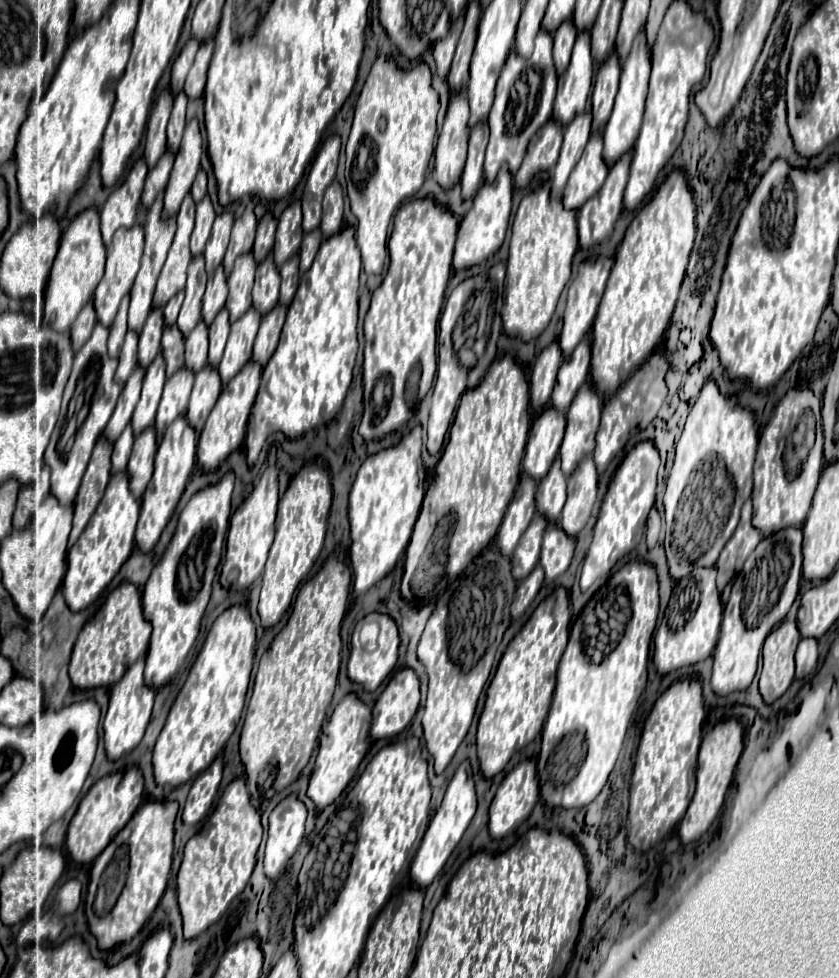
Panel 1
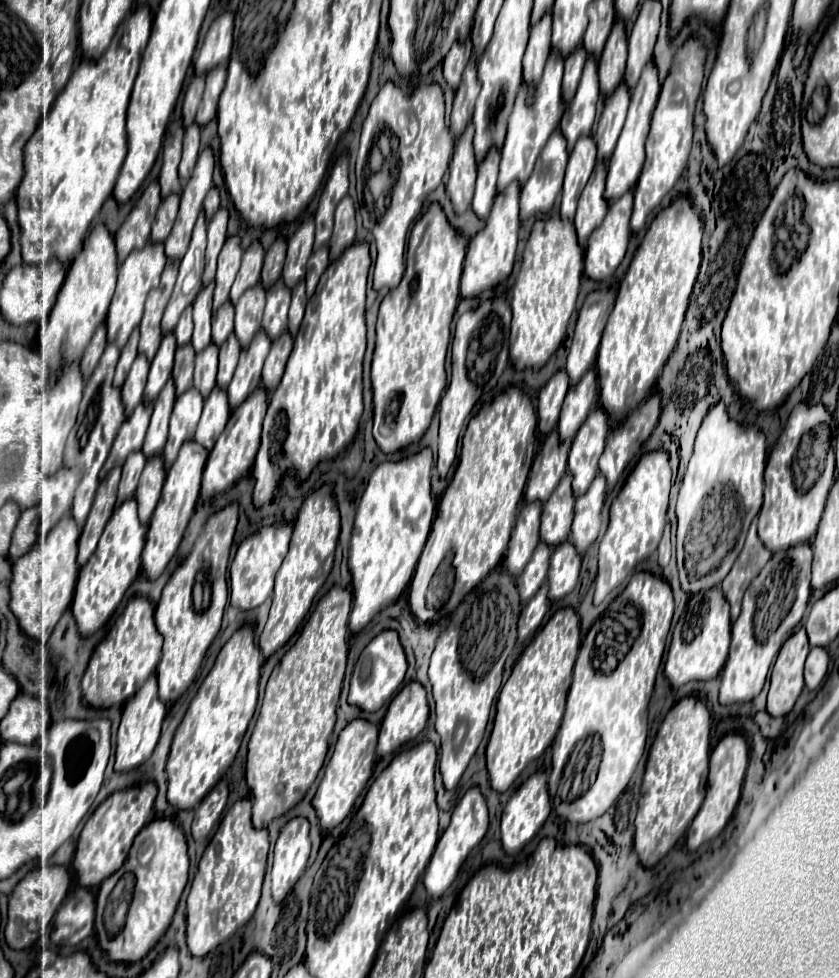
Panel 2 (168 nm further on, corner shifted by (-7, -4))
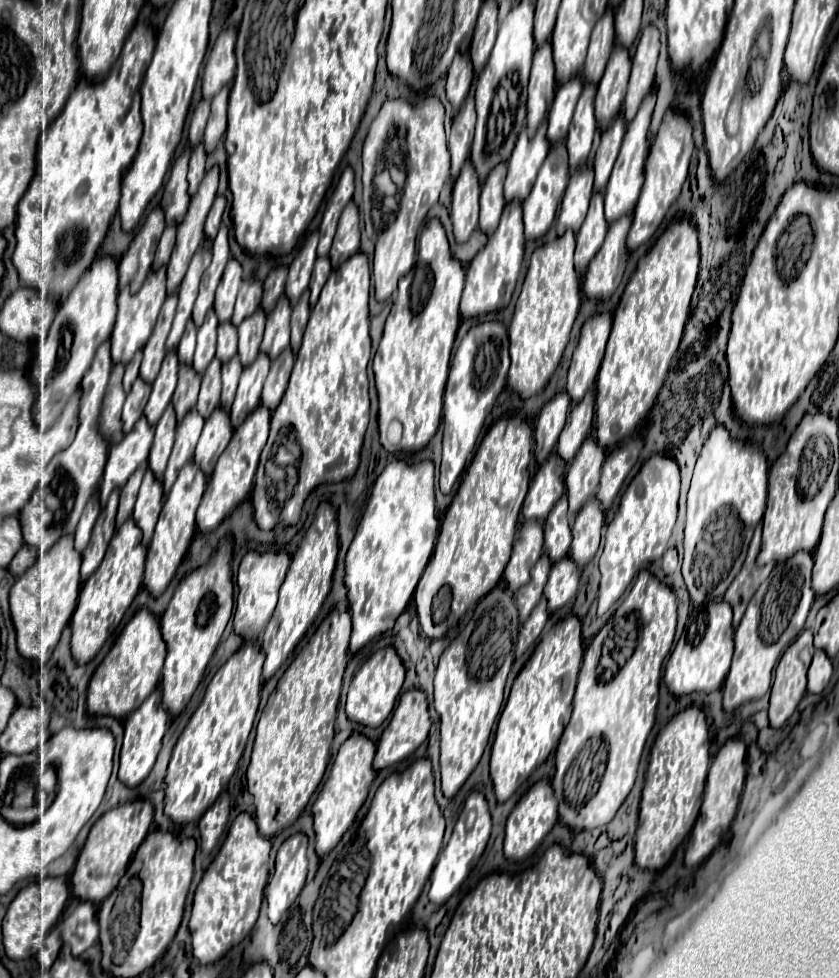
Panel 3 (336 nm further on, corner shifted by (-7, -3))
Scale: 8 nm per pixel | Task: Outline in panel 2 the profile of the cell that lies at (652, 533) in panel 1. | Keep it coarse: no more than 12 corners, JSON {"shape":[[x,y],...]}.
{"shape":[[666,524],[660,546],[658,564],[670,562],[670,524]]}

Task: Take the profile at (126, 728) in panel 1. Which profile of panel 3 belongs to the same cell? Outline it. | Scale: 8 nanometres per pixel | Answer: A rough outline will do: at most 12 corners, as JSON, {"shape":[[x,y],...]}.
{"shape":[[156,689],[124,721],[118,779],[148,777],[168,729]]}

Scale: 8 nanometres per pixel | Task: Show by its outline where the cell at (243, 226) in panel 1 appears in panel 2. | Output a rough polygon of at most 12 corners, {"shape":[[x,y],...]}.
{"shape":[[256,240],[244,256],[230,300],[260,280],[264,248]]}

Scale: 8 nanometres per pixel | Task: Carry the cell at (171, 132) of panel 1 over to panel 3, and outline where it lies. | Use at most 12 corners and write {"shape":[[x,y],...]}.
{"shape":[[198,145],[190,157],[188,193],[196,195],[206,175],[206,151]]}

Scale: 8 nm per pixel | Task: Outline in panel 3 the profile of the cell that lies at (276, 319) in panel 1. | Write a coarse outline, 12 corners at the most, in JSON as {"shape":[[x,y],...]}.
{"shape":[[286,349],[270,367],[262,405],[274,411],[284,397],[294,355]]}

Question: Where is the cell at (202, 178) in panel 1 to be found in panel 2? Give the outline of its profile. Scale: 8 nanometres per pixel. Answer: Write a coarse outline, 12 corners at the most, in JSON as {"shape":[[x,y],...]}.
{"shape":[[212,186],[206,200],[204,212],[206,218],[212,214],[220,206],[218,188]]}

